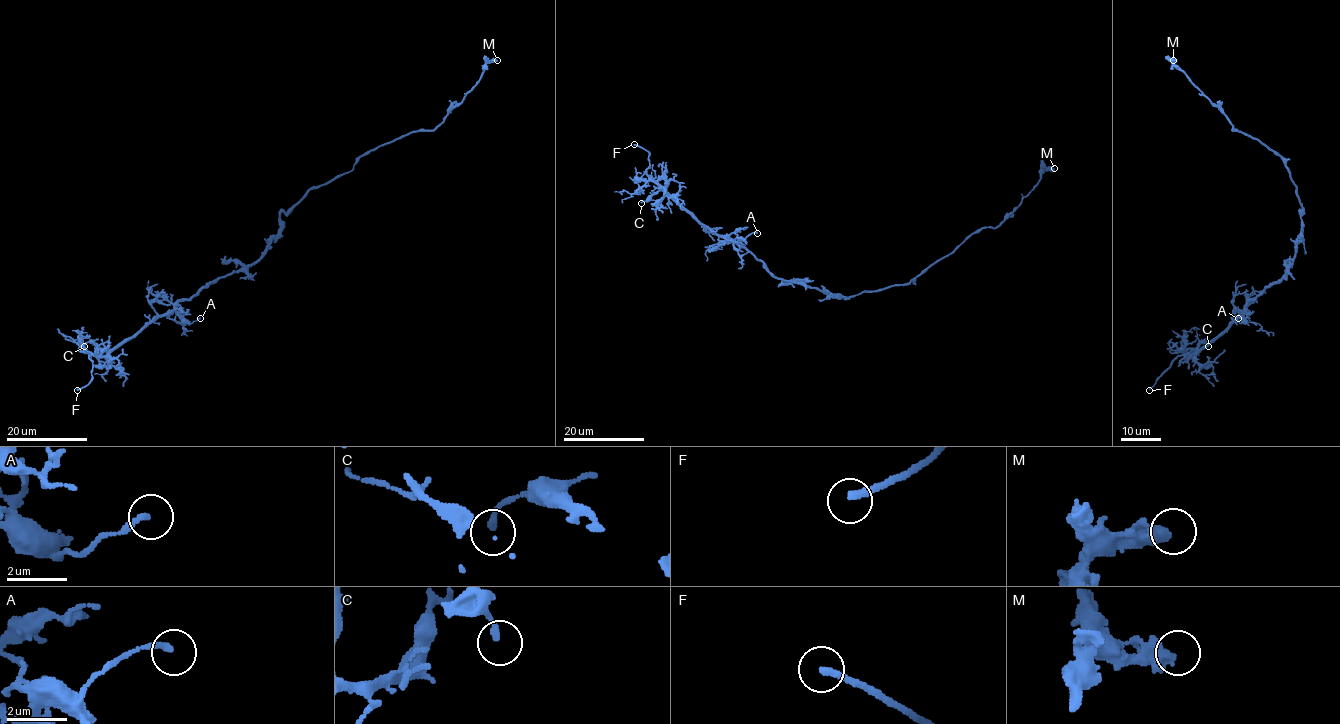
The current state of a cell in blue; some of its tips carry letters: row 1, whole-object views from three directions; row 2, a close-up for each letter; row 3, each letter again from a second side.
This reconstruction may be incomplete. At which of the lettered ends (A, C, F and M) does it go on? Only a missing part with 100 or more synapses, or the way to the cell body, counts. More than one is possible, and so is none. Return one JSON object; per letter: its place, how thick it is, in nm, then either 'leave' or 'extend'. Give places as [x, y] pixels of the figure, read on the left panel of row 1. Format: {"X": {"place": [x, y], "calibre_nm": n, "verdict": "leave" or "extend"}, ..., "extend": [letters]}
{"A": {"place": [200, 318], "calibre_nm": 200, "verdict": "leave"}, "C": {"place": [84, 346], "calibre_nm": 190, "verdict": "leave"}, "F": {"place": [77, 390], "calibre_nm": 240, "verdict": "extend"}, "M": {"place": [497, 60], "calibre_nm": 440, "verdict": "leave"}, "extend": ["F"]}

